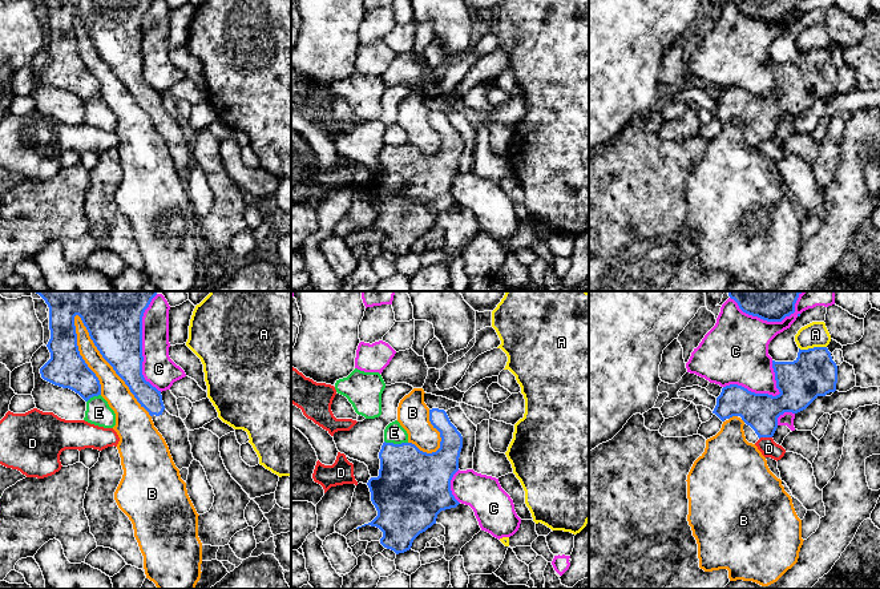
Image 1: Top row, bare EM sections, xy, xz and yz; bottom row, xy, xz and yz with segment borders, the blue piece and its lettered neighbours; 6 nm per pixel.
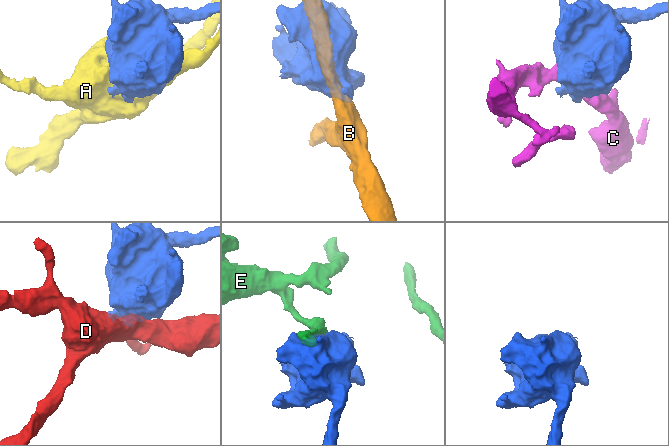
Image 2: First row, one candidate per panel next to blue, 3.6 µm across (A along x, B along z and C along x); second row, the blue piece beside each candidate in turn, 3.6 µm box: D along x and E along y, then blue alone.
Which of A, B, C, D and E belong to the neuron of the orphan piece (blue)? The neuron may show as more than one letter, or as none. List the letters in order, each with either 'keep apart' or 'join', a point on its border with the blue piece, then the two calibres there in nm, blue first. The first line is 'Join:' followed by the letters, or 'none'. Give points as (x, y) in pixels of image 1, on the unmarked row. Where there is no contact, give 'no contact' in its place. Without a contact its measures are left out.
Join: none
A: keep apart; contact yz (814, 49); calibres 280 and 150 nm
B: keep apart; contact xy (110, 67); calibres 340 and 160 nm
C: keep apart; contact xy (141, 49); calibres 340 and 190 nm
D: keep apart; contact yz (765, 138); calibres 220 and 110 nm
E: keep apart; contact xz (396, 146); calibres 420 and 120 nm

